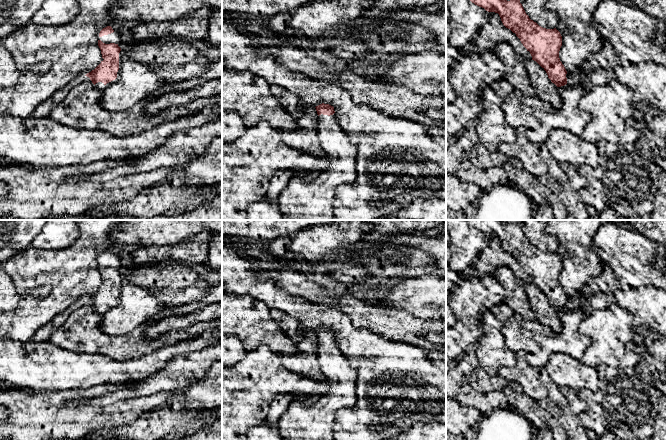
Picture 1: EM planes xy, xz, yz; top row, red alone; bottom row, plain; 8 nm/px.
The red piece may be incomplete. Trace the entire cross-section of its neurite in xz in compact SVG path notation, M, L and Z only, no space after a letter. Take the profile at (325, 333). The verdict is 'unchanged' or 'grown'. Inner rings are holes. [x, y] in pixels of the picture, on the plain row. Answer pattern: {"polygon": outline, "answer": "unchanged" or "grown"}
{"polygon": "M322 327L315 332L318 338L318 366L328 381L328 388L314 400L293 401L290 404L279 420L279 432L283 440L334 440L336 412L356 403L356 379L359 373L350 366L348 357L341 352L333 330Z", "answer": "grown"}

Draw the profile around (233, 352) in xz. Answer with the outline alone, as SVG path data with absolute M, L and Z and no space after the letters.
M222 334L222 367L234 366L240 362L246 350L240 339L230 334Z

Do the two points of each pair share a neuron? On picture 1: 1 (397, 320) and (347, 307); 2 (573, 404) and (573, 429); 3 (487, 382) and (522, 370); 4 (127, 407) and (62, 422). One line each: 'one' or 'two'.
1: one
2: one
3: two
4: one

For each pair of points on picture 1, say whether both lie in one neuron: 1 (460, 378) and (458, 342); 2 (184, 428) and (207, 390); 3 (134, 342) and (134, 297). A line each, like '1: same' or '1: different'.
1: different
2: same
3: different

